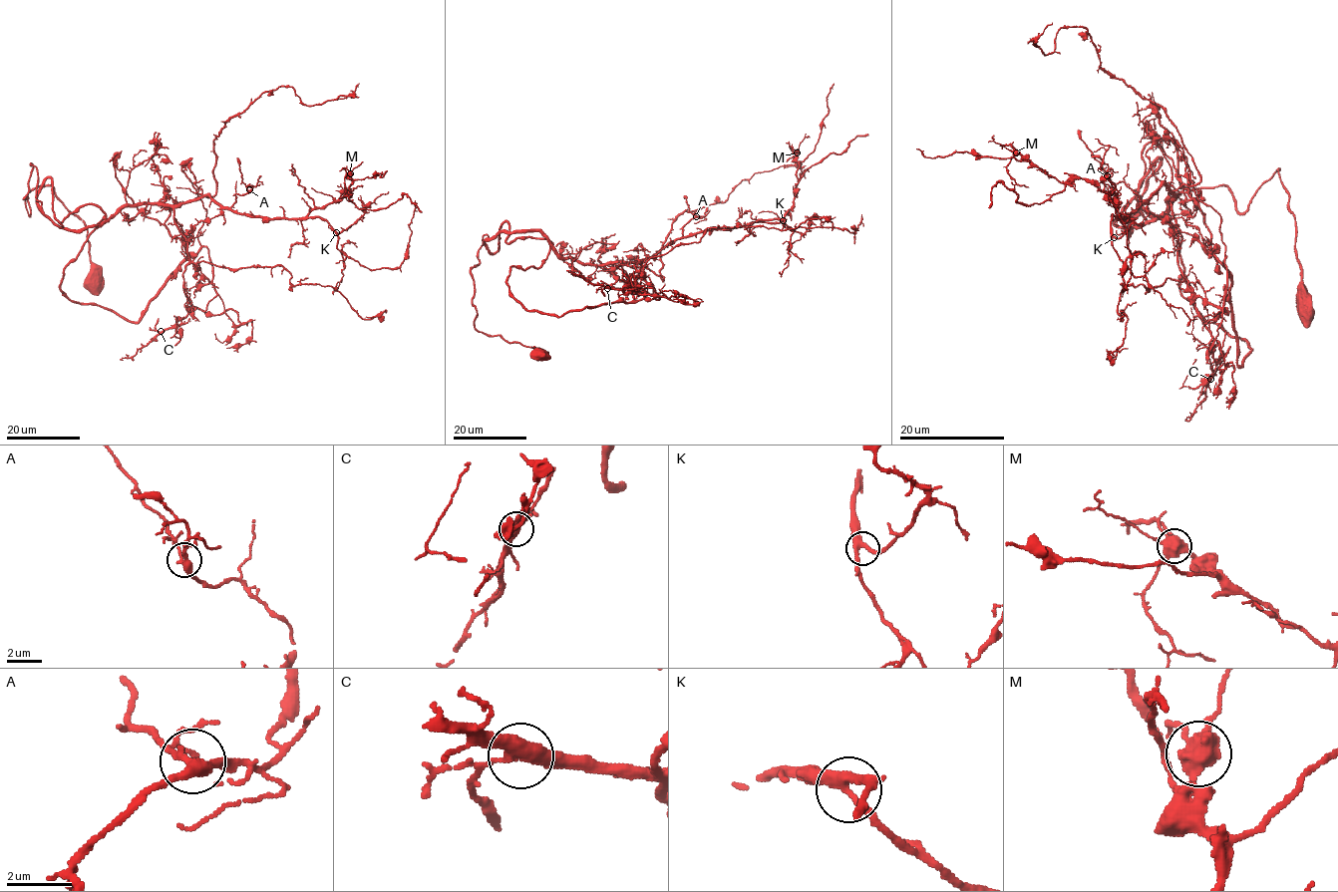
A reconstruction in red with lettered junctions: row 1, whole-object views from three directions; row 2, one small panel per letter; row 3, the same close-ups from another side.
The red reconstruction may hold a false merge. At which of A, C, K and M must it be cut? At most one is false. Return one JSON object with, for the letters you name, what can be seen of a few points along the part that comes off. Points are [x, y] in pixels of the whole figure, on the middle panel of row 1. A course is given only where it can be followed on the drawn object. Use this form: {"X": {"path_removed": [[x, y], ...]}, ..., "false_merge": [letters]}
{"false_merge": []}

